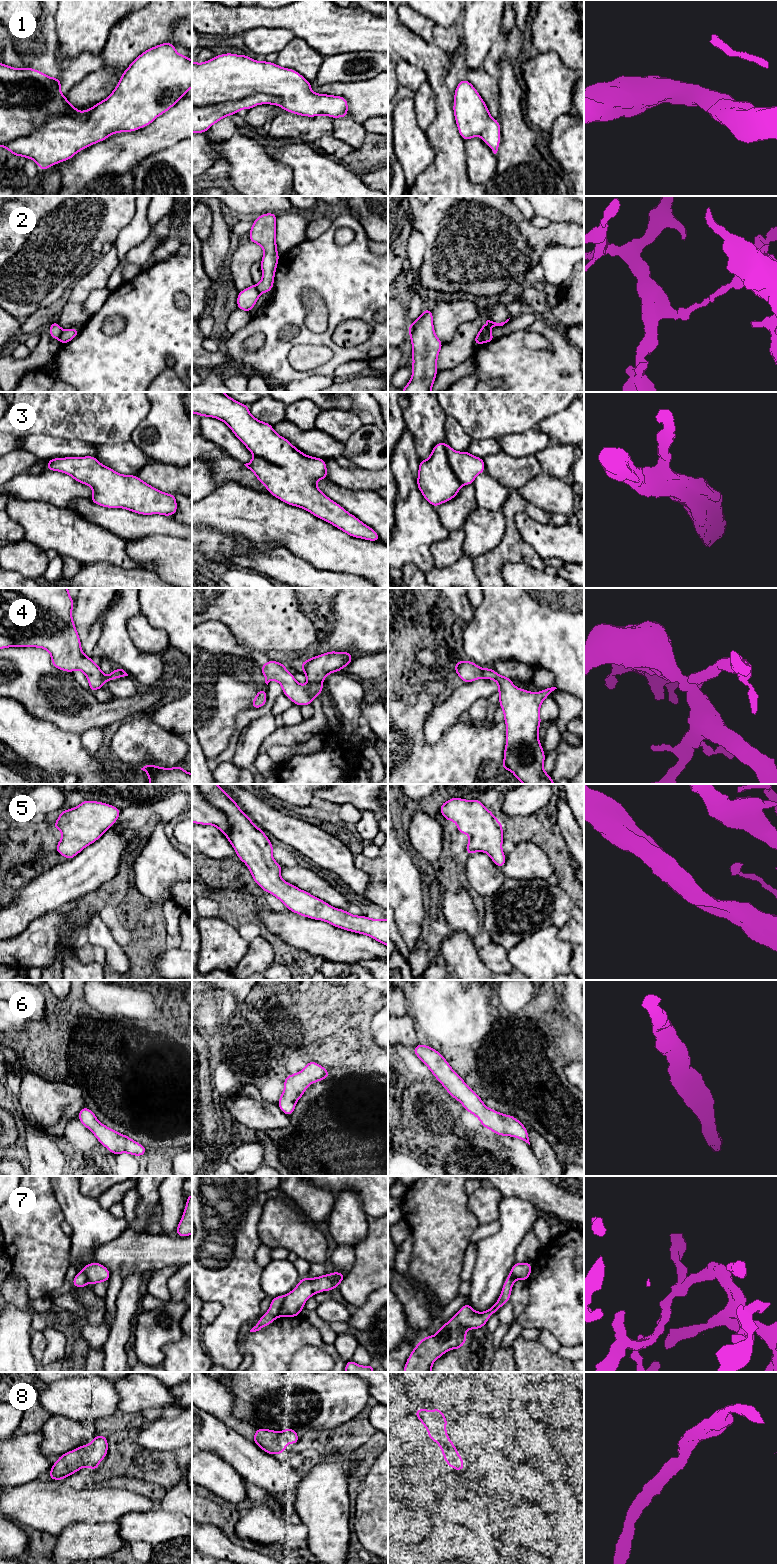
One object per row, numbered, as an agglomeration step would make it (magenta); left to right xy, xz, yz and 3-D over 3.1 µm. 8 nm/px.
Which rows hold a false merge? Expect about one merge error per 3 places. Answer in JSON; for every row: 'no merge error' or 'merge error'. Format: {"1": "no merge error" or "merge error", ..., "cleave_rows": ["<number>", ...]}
{"1": "no merge error", "2": "merge error", "3": "no merge error", "4": "no merge error", "5": "no merge error", "6": "no merge error", "7": "no merge error", "8": "no merge error", "cleave_rows": ["2"]}

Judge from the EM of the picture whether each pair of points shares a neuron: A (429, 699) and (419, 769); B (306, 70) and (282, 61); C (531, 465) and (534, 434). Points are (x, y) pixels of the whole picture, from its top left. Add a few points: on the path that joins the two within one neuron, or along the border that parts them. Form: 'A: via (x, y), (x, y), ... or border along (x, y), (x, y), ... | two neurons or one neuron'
A: via (415, 716), (415, 752) | one neuron
B: via (300, 64), (297, 61), (288, 61) | one neuron
C: border along (508, 454), (514, 457), (534, 455) | two neurons

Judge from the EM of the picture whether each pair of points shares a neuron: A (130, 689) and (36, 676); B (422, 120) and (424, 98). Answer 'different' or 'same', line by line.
A: different
B: same

